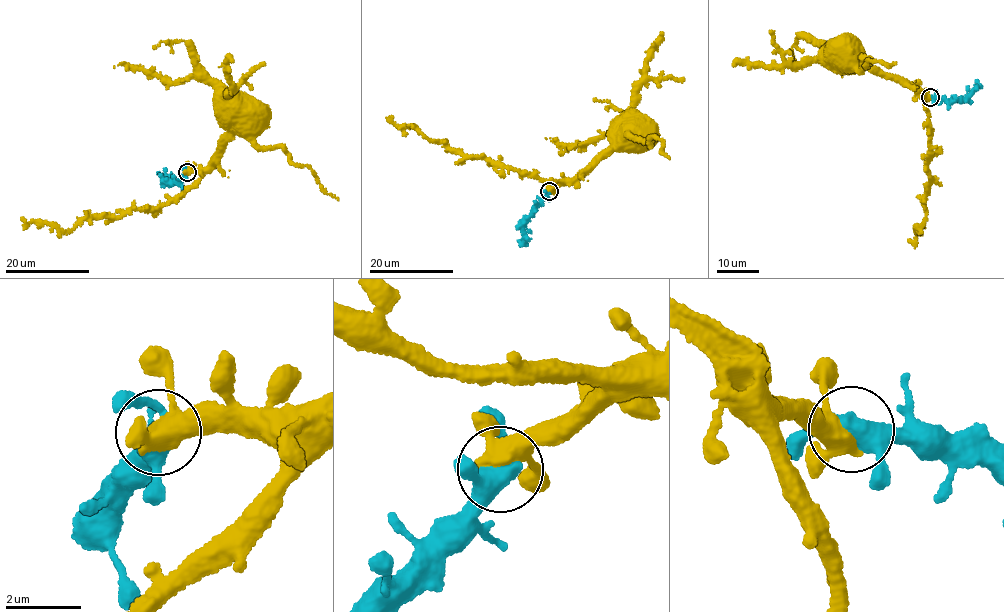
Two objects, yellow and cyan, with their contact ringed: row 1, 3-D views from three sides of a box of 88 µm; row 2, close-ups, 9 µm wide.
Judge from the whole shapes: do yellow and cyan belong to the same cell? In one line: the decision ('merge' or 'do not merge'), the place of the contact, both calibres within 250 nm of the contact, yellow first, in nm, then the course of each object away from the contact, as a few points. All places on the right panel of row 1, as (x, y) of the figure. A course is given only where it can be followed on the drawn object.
merge; at (930, 97); 380 nm thick on the yellow side, 380 nm on the other; yellow runs (929, 96), (867, 68), (836, 68), (825, 60), (825, 53); cyan runs (929, 96), (951, 102), (978, 86), (975, 80)

